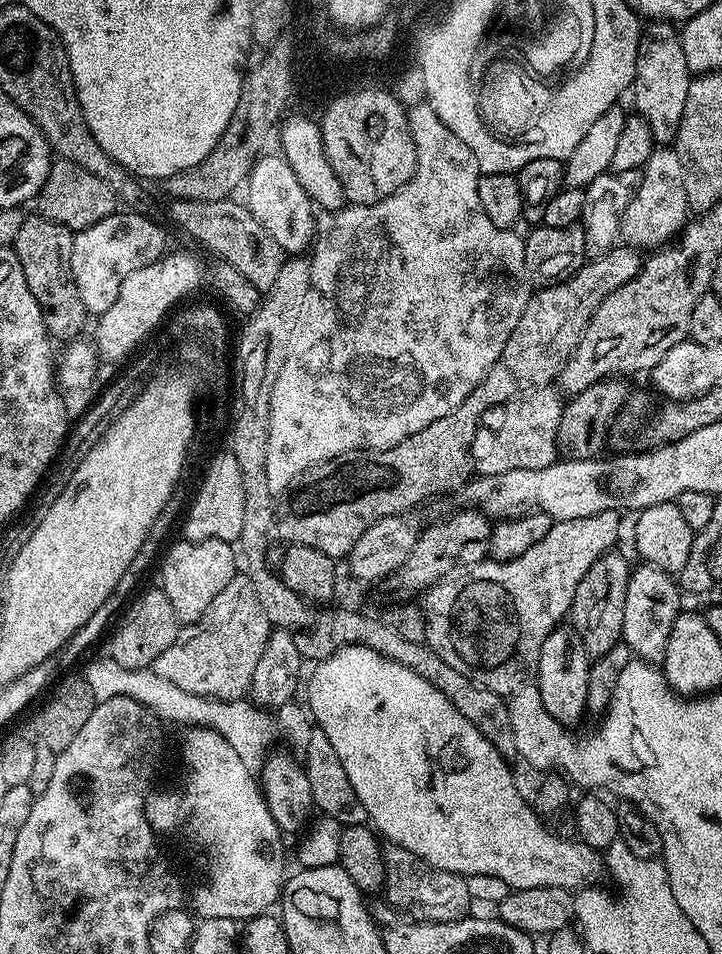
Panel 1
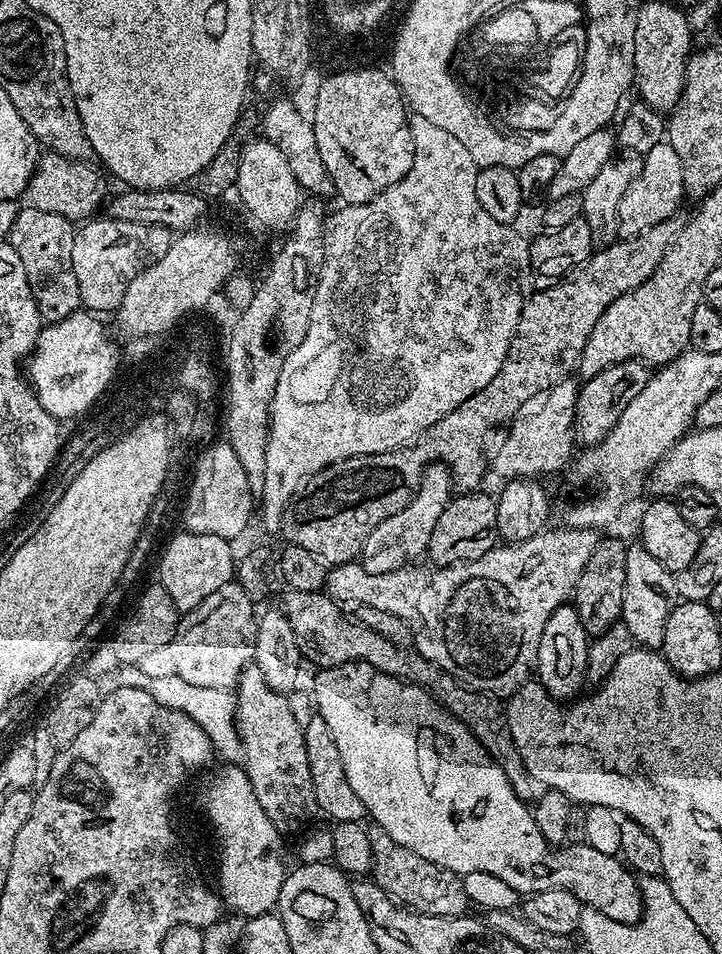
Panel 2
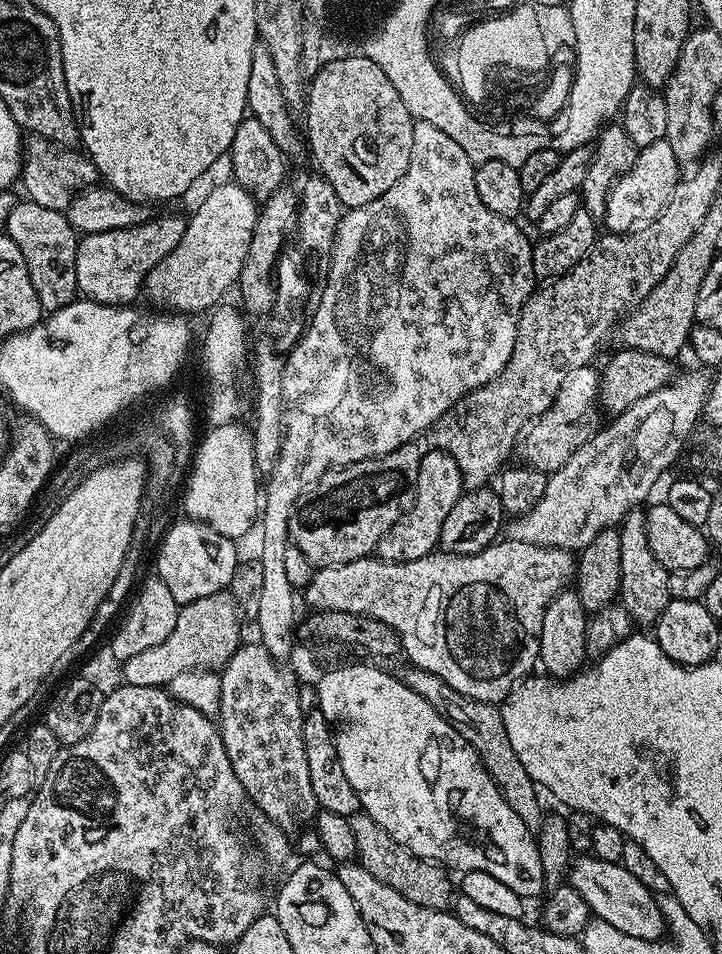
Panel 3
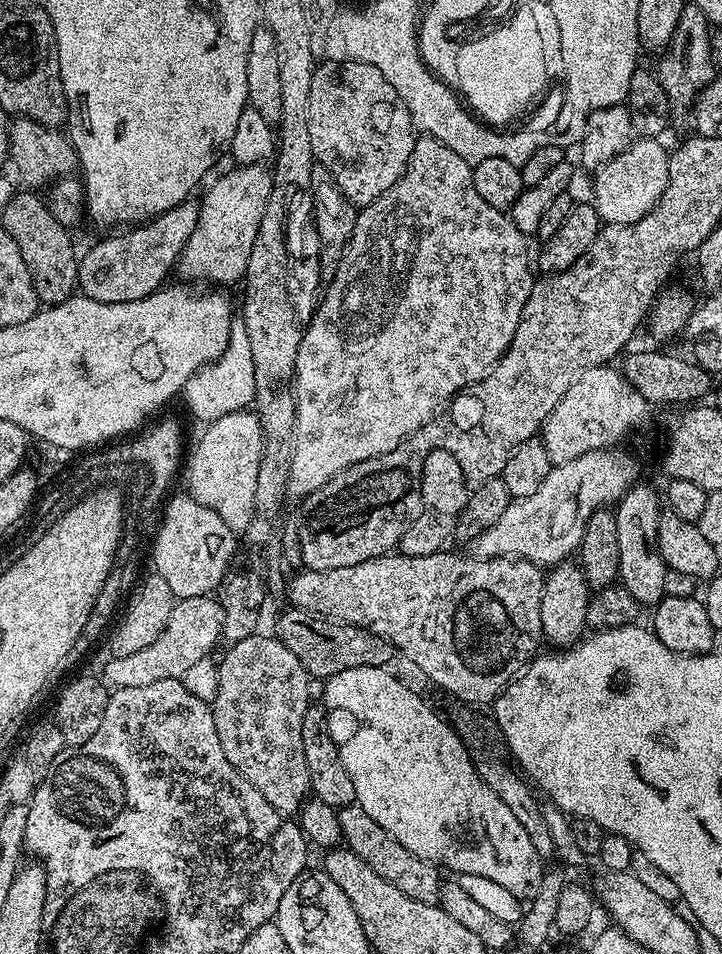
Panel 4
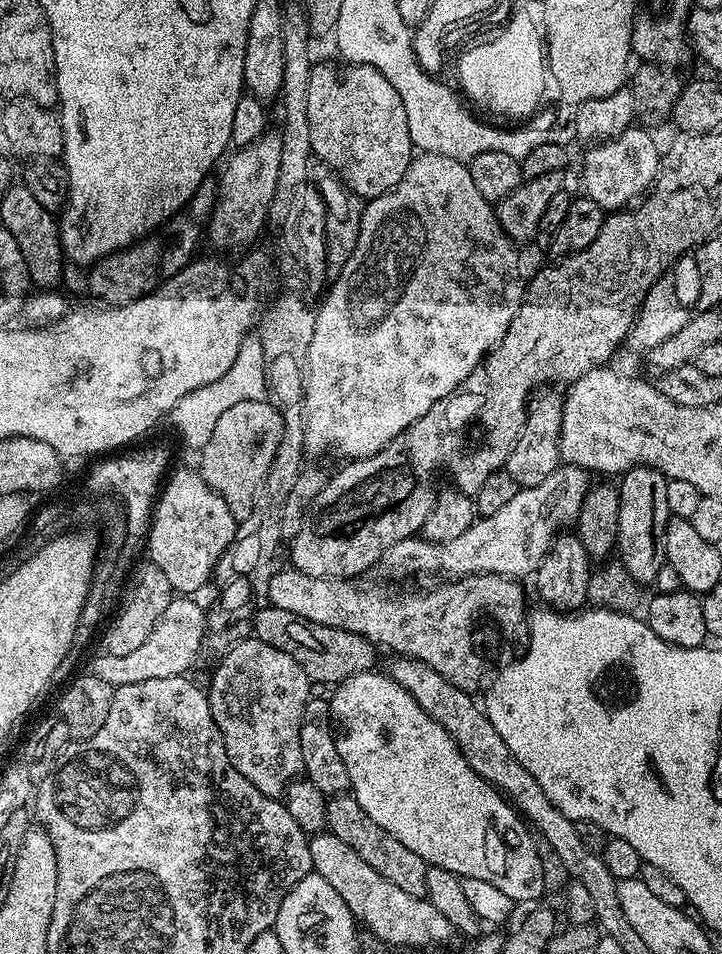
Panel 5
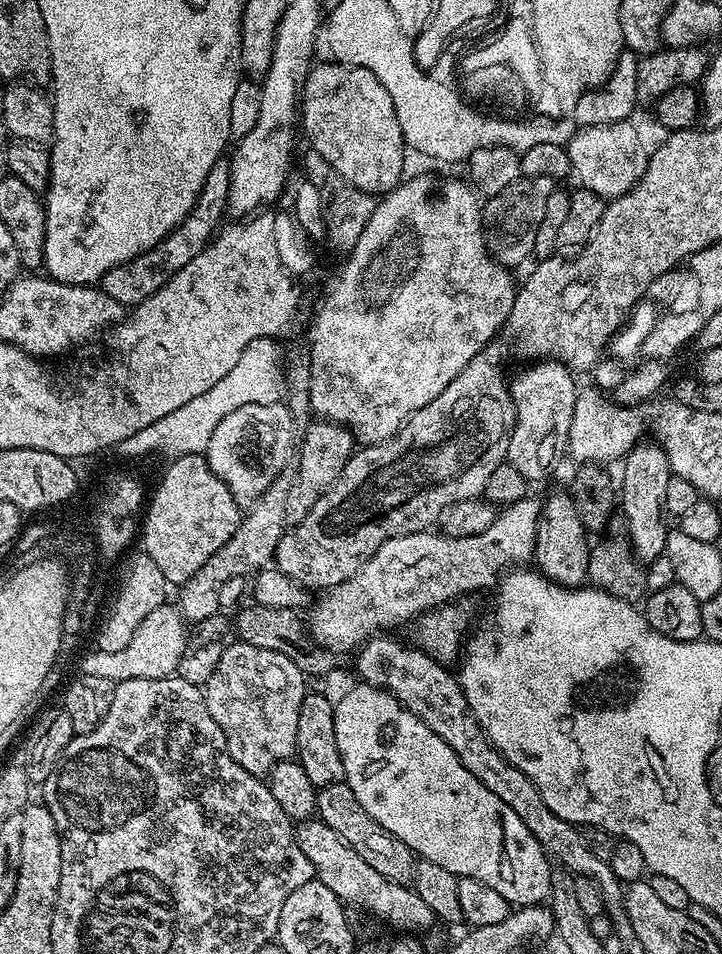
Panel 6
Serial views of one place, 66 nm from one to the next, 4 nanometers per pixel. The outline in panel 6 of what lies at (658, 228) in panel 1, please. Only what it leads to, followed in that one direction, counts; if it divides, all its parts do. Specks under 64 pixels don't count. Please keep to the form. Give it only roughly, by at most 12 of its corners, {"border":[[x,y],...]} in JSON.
{"border":[[632,122],[566,141],[575,179],[605,201],[638,183],[650,155]]}

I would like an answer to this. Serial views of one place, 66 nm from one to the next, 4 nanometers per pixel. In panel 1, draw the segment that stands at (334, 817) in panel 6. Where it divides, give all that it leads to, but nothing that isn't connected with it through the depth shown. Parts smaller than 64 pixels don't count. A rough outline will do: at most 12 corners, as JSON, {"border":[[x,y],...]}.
{"border":[[391,842],[382,892],[405,917],[454,922],[473,911],[465,877]]}

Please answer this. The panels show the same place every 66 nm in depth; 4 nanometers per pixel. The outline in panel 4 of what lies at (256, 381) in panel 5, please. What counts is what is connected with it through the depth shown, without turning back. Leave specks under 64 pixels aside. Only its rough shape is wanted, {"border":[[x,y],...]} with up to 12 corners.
{"border":[[243,319],[226,350],[186,382],[196,420],[243,412],[255,401],[254,354]]}

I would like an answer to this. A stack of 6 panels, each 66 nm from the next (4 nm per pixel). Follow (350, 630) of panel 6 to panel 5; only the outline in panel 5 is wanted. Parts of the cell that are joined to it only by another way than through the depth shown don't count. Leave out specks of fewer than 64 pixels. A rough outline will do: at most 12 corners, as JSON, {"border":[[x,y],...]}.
{"border":[[561,466],[439,544],[398,541],[383,567],[531,577],[575,525],[585,469]]}

